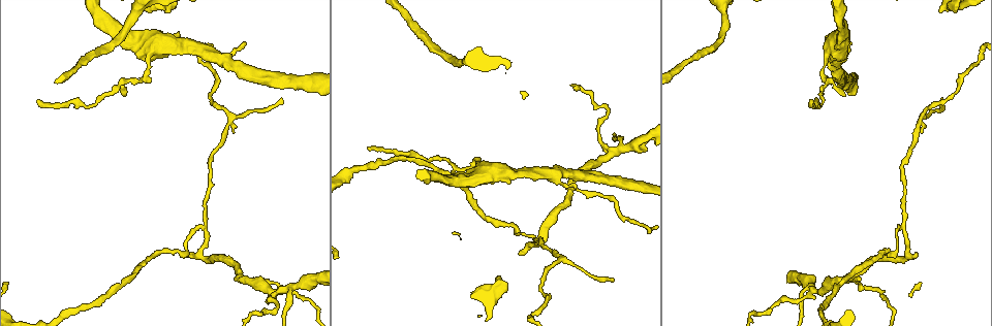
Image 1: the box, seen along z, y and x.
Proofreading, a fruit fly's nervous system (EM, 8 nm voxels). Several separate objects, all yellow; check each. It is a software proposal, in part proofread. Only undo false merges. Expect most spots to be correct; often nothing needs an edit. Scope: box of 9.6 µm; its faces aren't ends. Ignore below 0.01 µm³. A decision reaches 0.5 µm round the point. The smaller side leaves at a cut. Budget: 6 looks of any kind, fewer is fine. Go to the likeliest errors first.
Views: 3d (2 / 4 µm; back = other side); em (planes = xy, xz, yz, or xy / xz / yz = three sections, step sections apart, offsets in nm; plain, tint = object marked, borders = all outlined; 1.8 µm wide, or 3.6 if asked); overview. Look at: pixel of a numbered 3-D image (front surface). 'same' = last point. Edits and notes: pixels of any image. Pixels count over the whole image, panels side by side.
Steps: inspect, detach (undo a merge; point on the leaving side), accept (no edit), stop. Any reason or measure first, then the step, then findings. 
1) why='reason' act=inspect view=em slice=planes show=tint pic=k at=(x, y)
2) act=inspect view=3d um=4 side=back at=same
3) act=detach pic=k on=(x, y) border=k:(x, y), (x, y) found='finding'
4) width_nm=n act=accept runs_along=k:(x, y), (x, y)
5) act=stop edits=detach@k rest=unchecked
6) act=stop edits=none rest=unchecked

why='four or more arms meet' act=inspect view=3d um=4 pic=1 at=(281, 289)

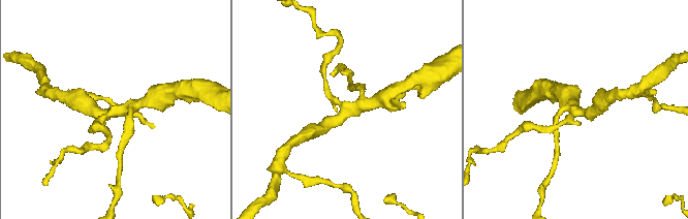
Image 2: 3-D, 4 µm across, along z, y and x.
arms=4 why='now the EM' act=inspect view=em um=3.6 slice=planes show=plain pic=2 at=(346, 108)

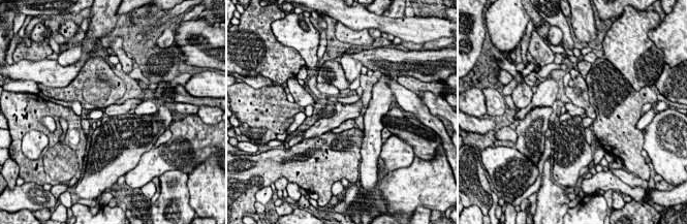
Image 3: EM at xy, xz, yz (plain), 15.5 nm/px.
act=inspect view=em um=3.6 slice=planes show=tint at=same

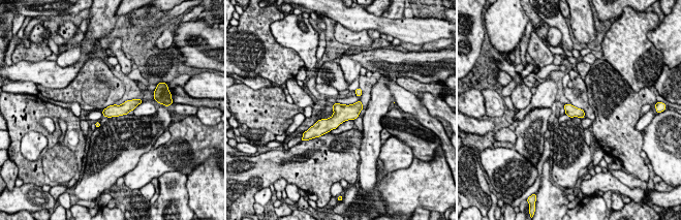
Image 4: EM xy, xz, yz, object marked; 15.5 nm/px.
width_nm=180 act=accept runs_along=4:(359, 104), (318, 130) found='all the same cell'

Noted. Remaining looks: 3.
why='abrupt turn' act=inspect view=em slice=planes show=plain pic=1 at=(559, 257)

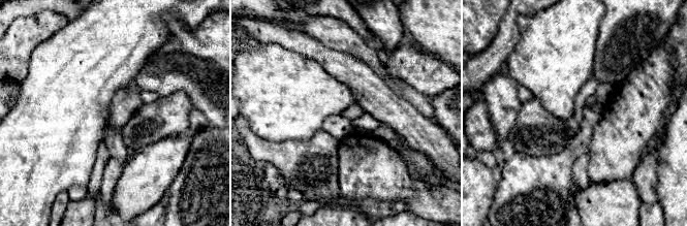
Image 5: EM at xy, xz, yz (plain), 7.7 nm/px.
why='what lies round it' act=inspect view=em slice=planes show=borders at=same

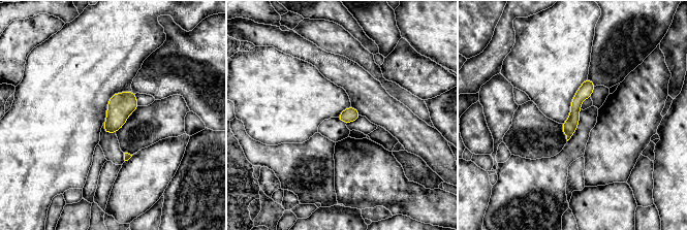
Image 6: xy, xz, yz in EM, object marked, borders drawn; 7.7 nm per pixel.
act=accept found='one cell here'

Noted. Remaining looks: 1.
act=stop edits=none rest=unchecked

